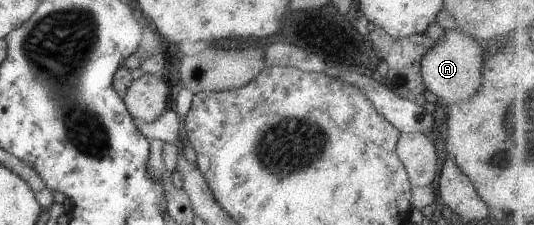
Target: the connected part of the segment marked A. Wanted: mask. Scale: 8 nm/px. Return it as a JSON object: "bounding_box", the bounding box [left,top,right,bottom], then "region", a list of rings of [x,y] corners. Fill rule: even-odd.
{"bounding_box":[420,29,488,105],"region":[[[445,29],[433,47],[425,52],[420,64],[420,74],[424,89],[437,97],[438,103],[449,105],[475,94],[481,83],[482,60],[488,46],[482,42],[465,36],[459,29]]]}

